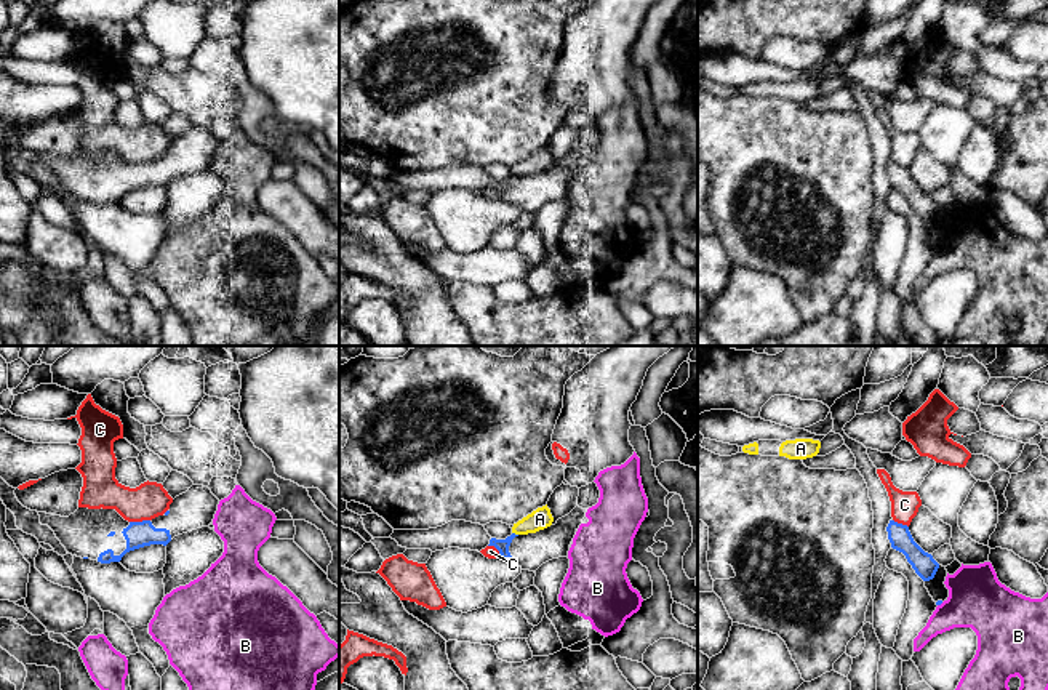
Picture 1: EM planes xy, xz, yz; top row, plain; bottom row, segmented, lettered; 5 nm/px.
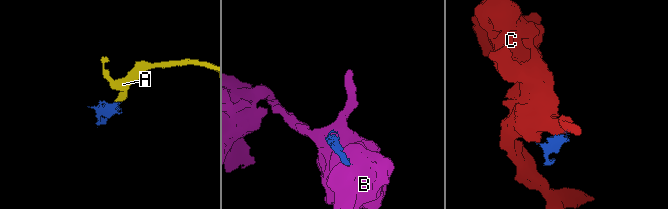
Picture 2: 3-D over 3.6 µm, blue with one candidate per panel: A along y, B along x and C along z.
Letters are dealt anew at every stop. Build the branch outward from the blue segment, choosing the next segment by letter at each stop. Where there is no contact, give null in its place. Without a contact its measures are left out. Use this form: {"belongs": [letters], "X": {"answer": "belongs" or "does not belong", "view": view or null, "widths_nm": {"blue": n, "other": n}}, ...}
{"belongs": [], "A": {"answer": "does not belong", "view": "xz", "widths_nm": {"blue": 60, "other": 110}}, "B": {"answer": "does not belong", "view": "yz", "widths_nm": {"blue": 20, "other": 280}}, "C": {"answer": "does not belong", "view": "xy", "widths_nm": {"blue": 130, "other": 180}}}

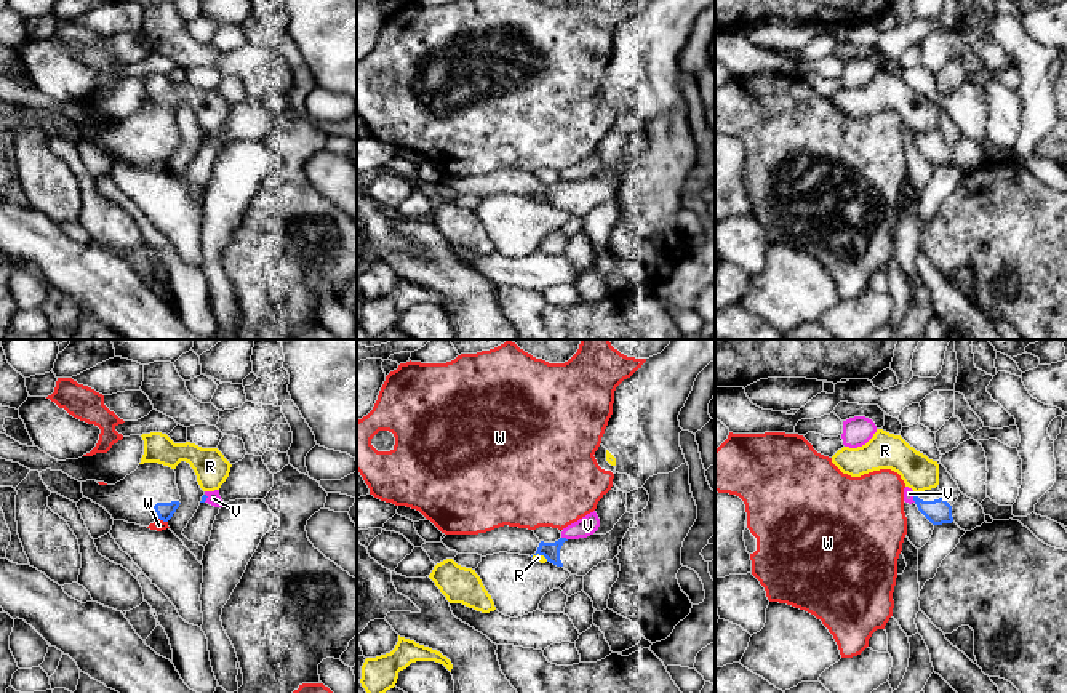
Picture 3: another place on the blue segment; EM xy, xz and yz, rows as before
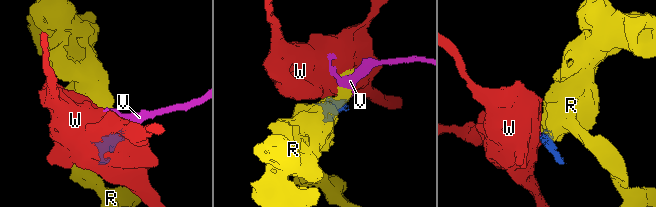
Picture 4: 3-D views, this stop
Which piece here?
{"belongs": [], "R": {"answer": "does not belong", "view": "xz", "widths_nm": {"blue": 90, "other": 40}}, "V": {"answer": "does not belong", "view": "xz", "widths_nm": {"blue": 90, "other": 100}}, "W": {"answer": "does not belong", "view": "xy", "widths_nm": {"blue": 90, "other": 60}}}

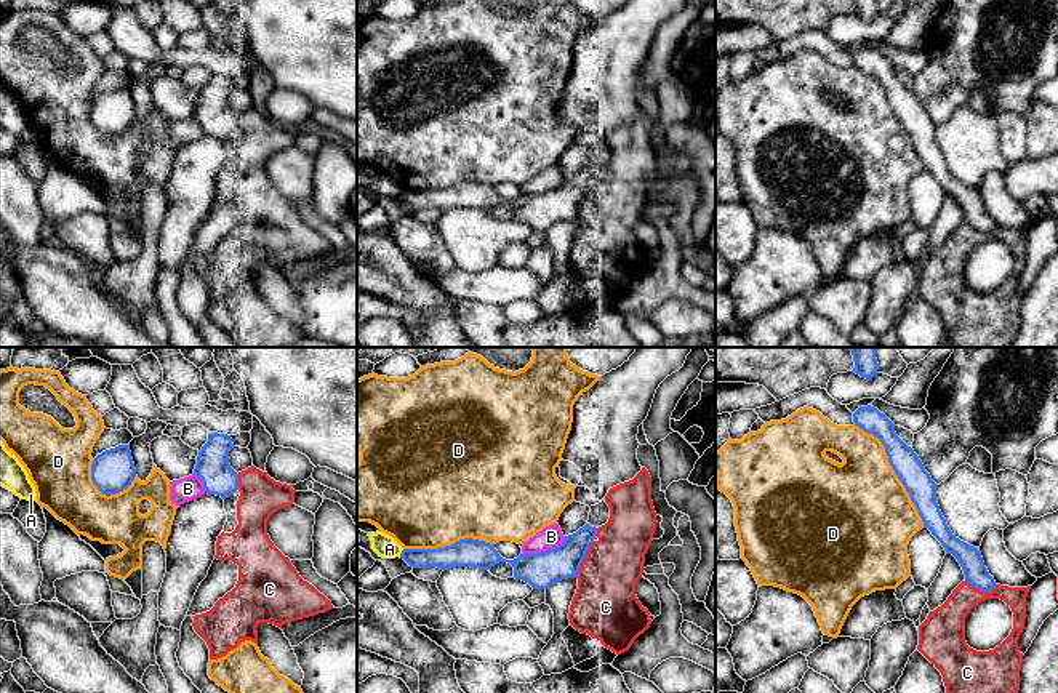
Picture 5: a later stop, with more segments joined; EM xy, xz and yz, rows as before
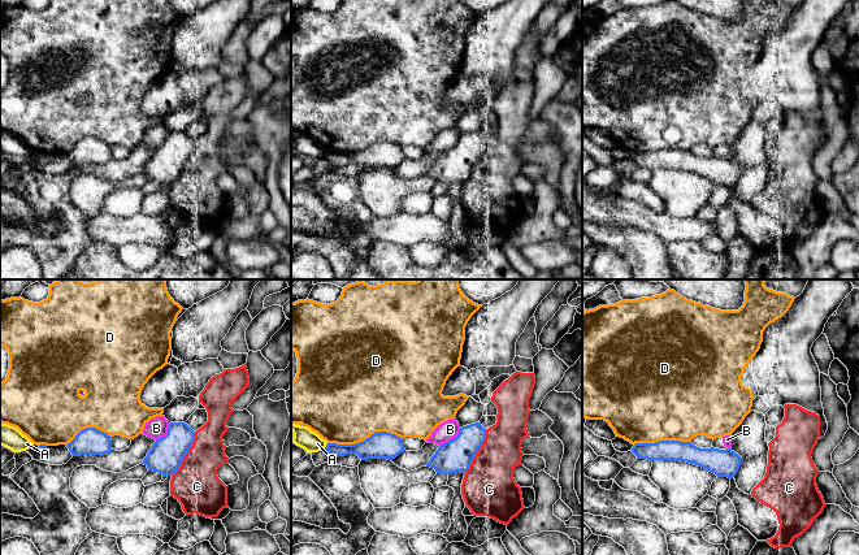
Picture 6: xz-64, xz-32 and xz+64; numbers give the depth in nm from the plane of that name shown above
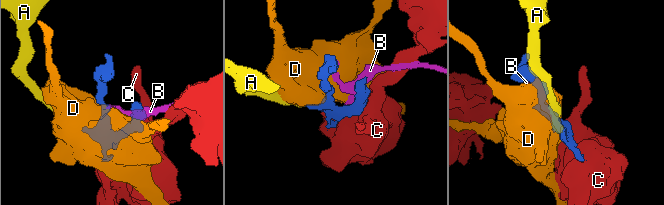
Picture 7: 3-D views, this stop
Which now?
{"belongs": [], "A": {"answer": "does not belong", "view": "xz", "widths_nm": {"blue": 120, "other": 110}}, "B": {"answer": "does not belong", "view": "xz", "widths_nm": {"blue": 180, "other": 120}}, "C": {"answer": "does not belong", "view": "xz", "widths_nm": {"blue": 180, "other": 320}}, "D": {"answer": "does not belong", "view": "yz", "widths_nm": {"blue": 140, "other": 480}}}

